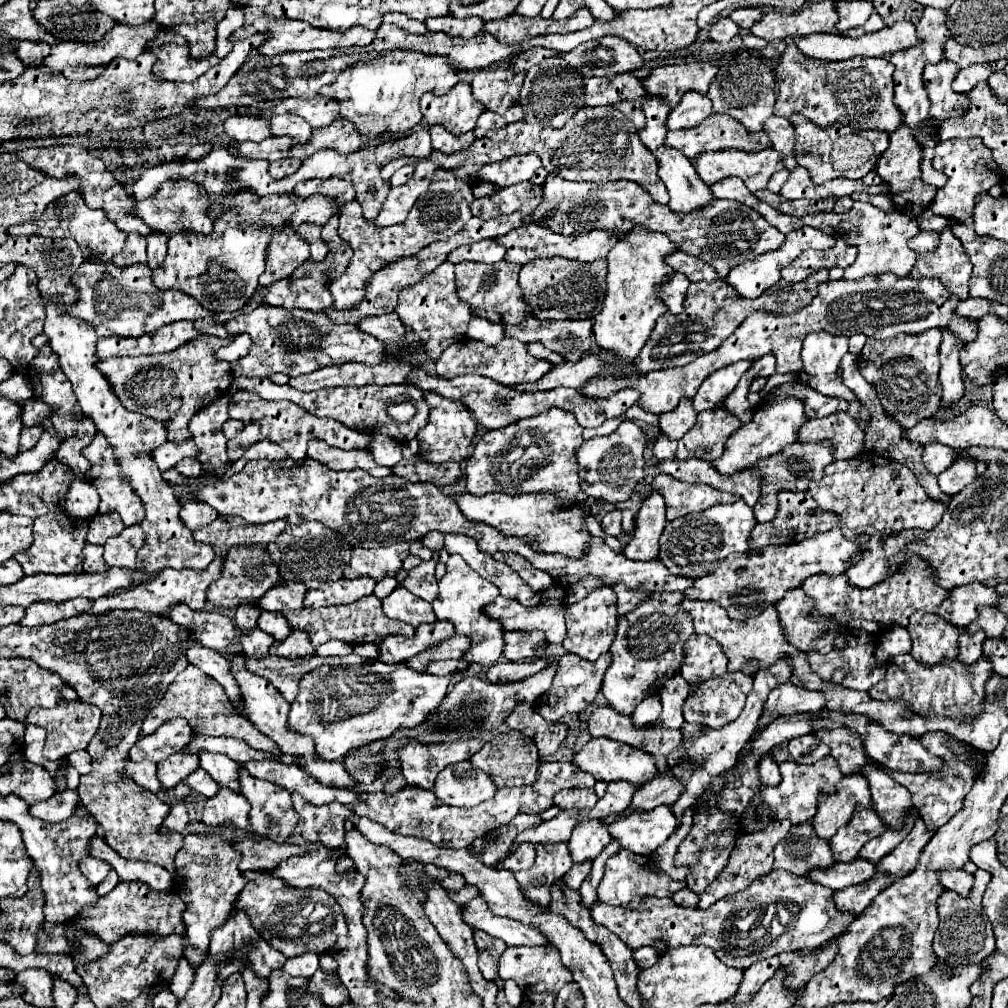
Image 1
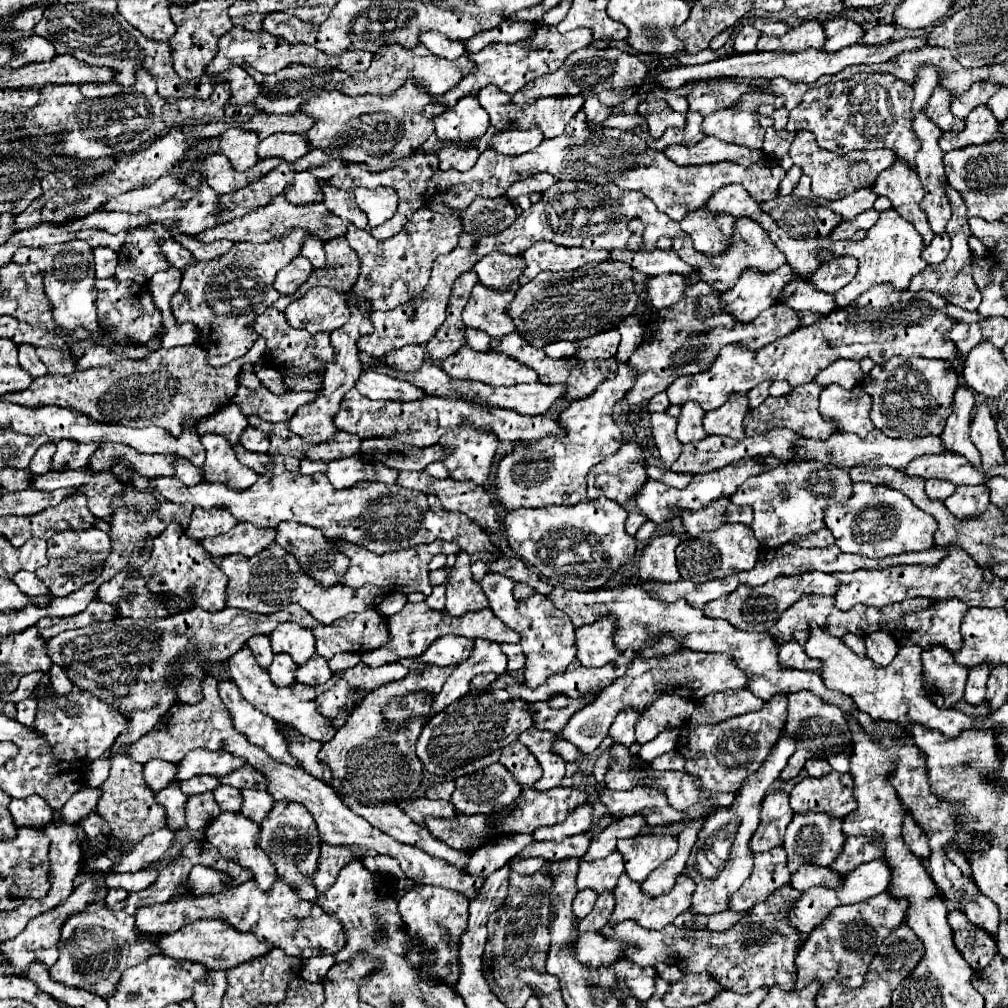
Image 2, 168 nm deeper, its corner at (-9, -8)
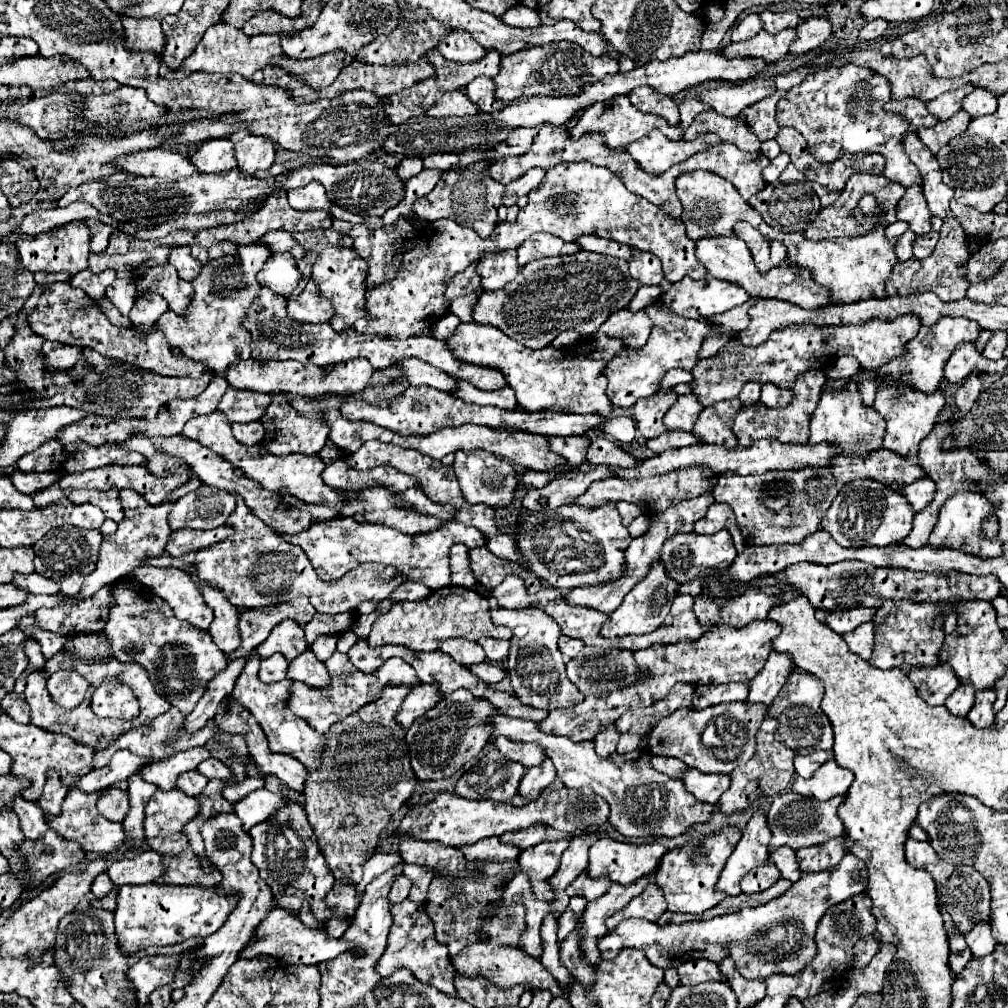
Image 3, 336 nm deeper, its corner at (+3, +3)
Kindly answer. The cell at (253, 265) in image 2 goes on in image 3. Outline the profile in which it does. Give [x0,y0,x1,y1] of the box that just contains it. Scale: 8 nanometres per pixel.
[156,244,270,372]

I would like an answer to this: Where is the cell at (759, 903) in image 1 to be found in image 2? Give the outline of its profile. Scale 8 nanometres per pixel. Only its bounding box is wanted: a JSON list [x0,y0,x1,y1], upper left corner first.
[600,883,804,993]

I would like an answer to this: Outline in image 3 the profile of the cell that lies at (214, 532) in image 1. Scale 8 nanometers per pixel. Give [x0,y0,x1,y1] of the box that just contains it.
[166,526,232,558]

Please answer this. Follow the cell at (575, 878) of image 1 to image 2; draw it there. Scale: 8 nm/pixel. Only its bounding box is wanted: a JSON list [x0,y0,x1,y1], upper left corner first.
[572,889,598,919]

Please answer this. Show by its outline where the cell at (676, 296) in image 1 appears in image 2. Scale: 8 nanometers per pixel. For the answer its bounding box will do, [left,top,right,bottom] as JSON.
[648,273,690,309]

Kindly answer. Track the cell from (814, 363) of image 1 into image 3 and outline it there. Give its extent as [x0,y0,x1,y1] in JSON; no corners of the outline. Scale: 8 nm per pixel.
[810,380,884,458]

